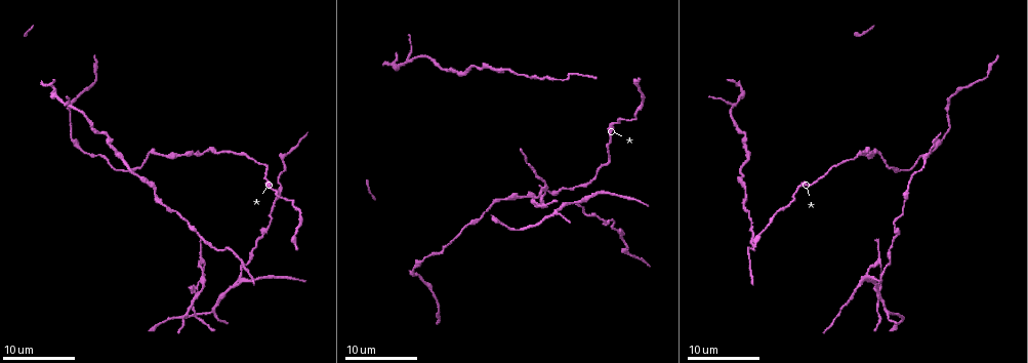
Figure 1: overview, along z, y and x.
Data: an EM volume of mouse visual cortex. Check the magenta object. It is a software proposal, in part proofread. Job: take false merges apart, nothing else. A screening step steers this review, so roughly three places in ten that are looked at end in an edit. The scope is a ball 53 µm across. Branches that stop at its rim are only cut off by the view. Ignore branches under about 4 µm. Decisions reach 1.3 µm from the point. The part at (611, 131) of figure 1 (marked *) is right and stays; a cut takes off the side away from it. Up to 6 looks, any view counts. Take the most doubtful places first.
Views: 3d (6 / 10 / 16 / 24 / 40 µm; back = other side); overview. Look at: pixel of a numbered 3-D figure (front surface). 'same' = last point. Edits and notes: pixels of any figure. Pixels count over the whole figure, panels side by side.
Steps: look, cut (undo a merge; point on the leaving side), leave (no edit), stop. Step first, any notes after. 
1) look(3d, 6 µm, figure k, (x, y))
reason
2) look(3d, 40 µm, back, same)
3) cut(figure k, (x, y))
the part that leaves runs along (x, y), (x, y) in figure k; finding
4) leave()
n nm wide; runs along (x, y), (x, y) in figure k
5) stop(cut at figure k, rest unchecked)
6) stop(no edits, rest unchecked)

look(3d, 16 µm, figure 1, (876, 285))
branch point

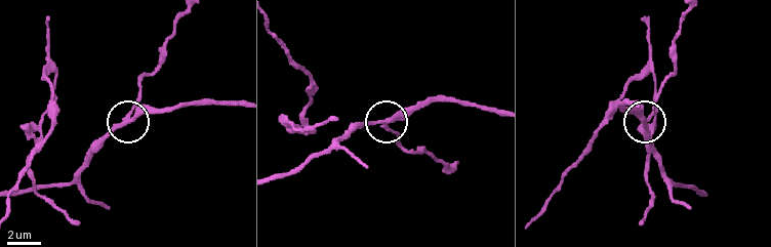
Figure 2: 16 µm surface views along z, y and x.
cut(figure 2, (138, 98))
250 nm wide; the part that leaves runs along (124, 119), (138, 83), (155, 67), (160, 46), (183, 12) in figure 2; two neurons meet here

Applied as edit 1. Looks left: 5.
look(overview)
see it whole again

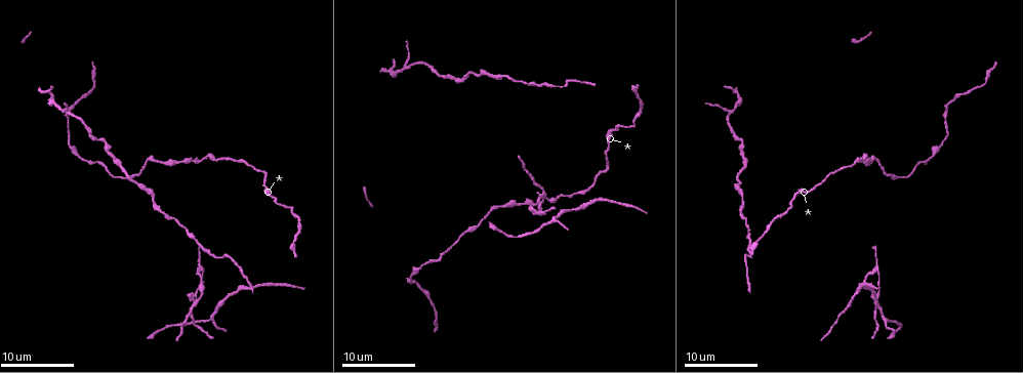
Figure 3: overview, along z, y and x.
look(3d, 16 µm, figure 3, (201, 269))
three-way junction

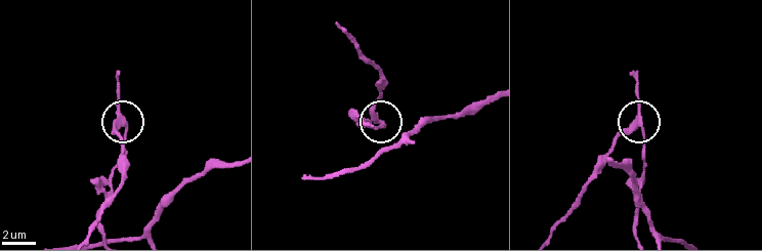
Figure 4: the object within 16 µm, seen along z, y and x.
look(3d, 6 µm, figure 4, (381, 120))
zoom in

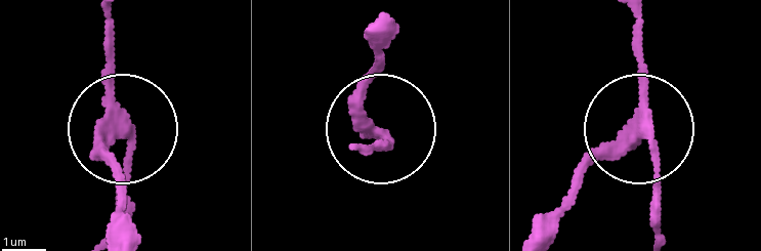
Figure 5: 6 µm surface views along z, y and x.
cut(figure 5, (657, 186))
3 arms; the part that leaves runs along (642, 127), (653, 234) in figure 5; a second neuron is stuck on

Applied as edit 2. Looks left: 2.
look(overview)

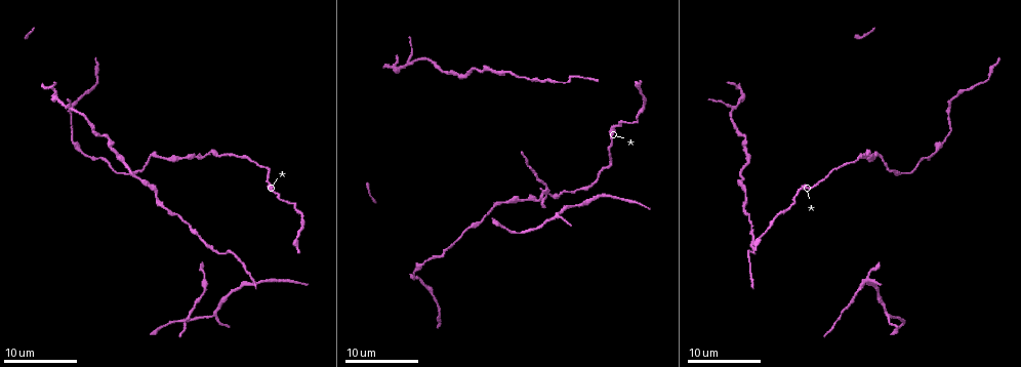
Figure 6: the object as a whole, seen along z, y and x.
look(3d, 10 µm, figure 6, (209, 153))
narrows sharply

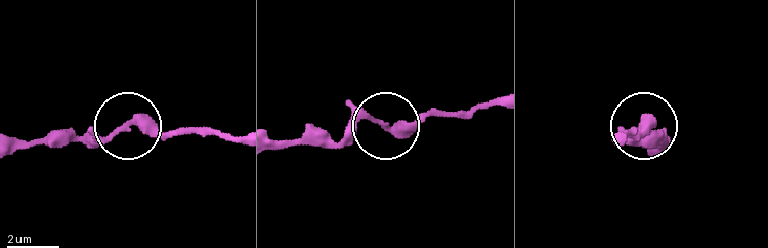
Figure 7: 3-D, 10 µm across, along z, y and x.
leave()
3 arms; one neuron here

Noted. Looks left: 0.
stop(cut at figure 2, cut at figure 5, rest unchecked)

